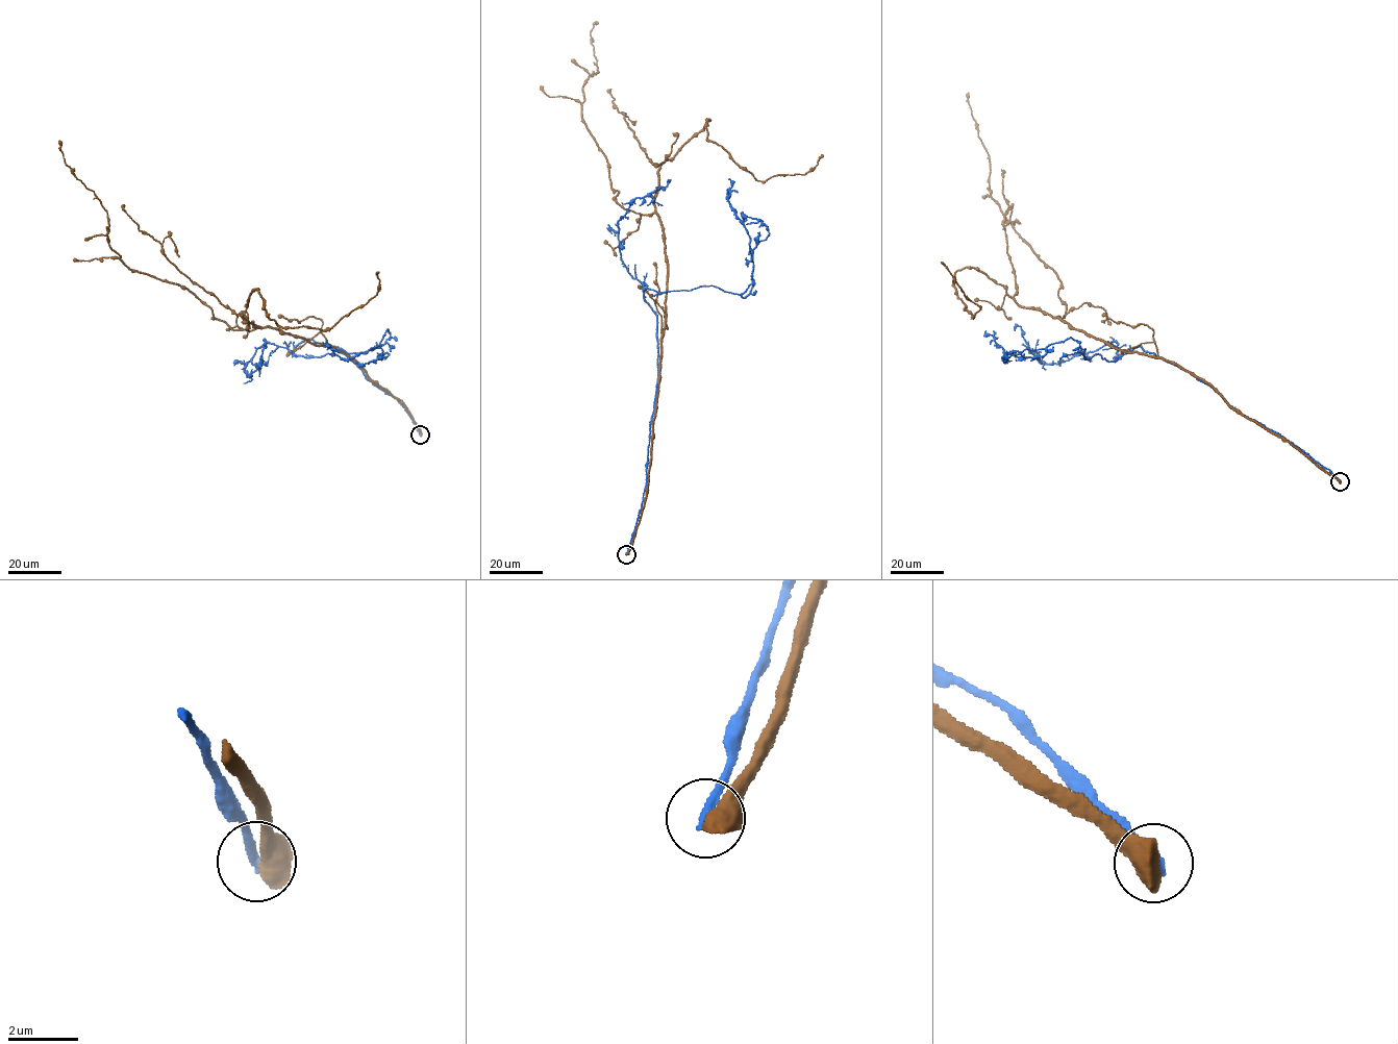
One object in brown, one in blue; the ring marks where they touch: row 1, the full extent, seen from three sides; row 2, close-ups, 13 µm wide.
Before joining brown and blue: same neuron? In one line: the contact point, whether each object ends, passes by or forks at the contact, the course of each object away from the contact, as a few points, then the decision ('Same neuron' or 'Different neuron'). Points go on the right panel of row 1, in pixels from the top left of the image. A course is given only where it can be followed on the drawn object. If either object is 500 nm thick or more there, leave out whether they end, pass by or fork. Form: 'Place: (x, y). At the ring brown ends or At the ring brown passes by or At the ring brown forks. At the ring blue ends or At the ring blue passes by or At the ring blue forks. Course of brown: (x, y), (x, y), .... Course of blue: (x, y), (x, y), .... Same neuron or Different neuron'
Place: (1340, 481). Course of brown: (1340, 481), (1177, 365), (1122, 351), (1054, 318), (1067, 309), (1062, 284), (991, 196), (990, 162), (968, 93). Course of blue: (1340, 481), (1141, 346), (1112, 362), (1098, 354), (1084, 359), (1072, 338), (1007, 353), (985, 330). Different neuron

